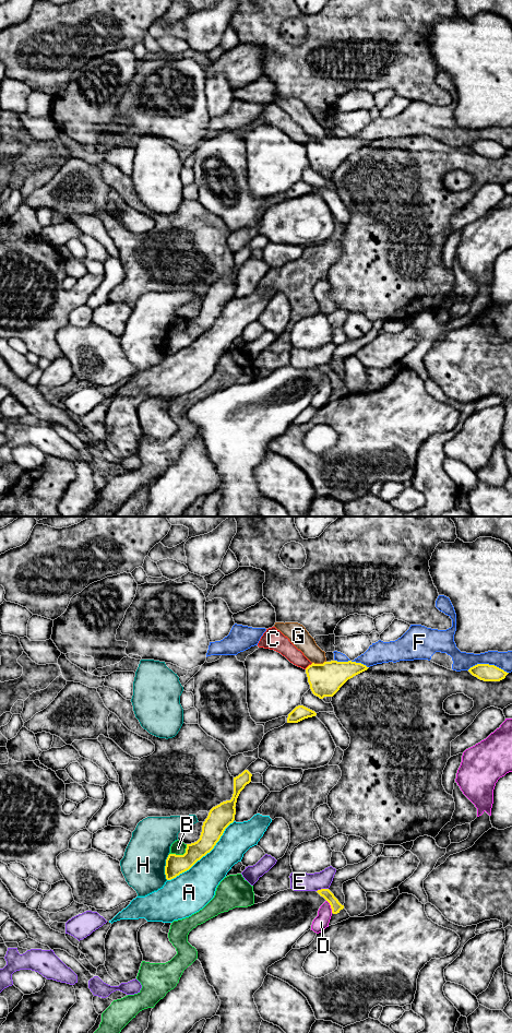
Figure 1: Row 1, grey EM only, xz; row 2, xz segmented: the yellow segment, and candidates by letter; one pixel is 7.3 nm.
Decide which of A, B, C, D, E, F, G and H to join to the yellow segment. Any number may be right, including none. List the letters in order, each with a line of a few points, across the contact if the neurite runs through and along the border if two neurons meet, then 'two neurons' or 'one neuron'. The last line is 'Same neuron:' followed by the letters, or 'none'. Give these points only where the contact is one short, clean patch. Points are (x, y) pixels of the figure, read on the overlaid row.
A: two neurons
B: line xz (187, 844), (186, 851), (182, 854), (169, 854); two neurons
C: two neurons
D: two neurons
E: two neurons
F: two neurons
G: line xz (325, 661), (312, 663); two neurons
H: two neurons
Same neuron: none

